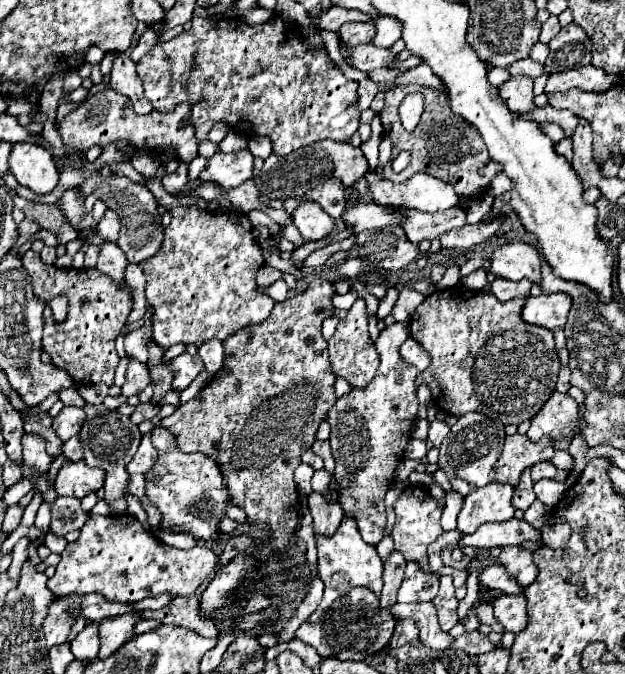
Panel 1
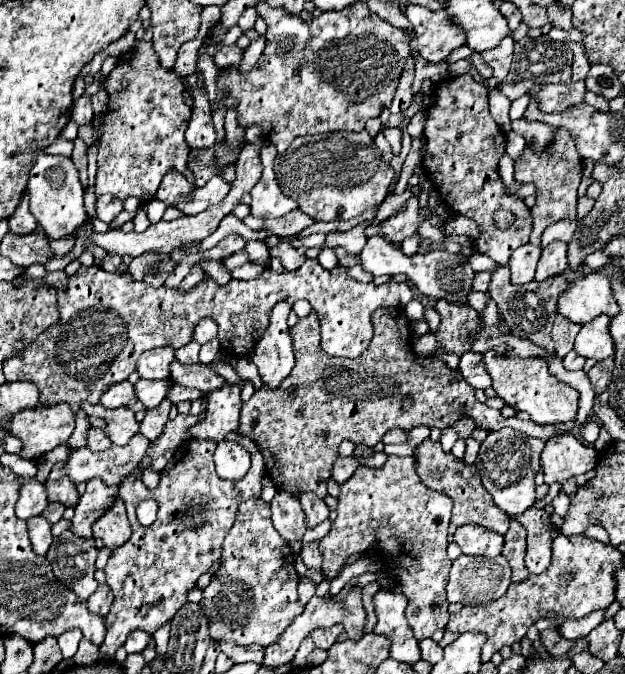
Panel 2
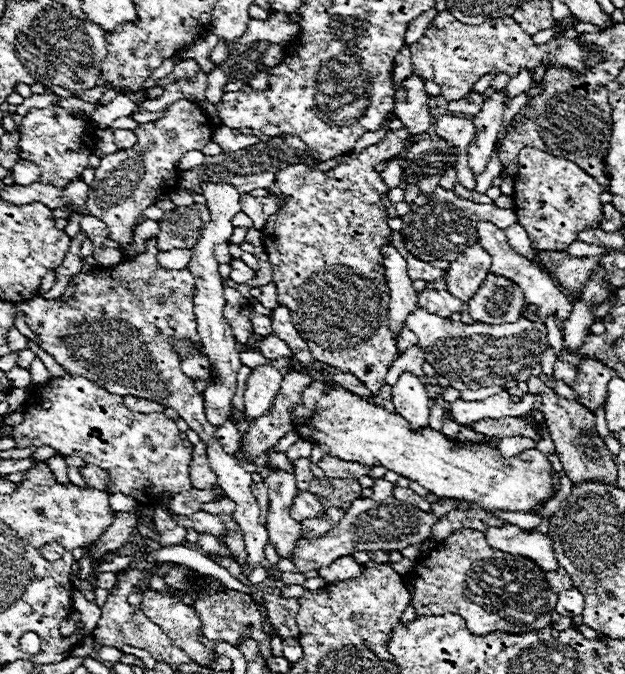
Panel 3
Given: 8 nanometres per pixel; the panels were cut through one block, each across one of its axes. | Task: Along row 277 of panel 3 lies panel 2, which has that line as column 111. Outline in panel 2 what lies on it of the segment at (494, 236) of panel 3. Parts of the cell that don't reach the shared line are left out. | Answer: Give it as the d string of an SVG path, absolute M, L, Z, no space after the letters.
M116 498L116 504L112 504L110 510L106 510L106 514L100 516L92 528L94 528L94 538L100 538L110 550L122 546L132 534L124 502Z

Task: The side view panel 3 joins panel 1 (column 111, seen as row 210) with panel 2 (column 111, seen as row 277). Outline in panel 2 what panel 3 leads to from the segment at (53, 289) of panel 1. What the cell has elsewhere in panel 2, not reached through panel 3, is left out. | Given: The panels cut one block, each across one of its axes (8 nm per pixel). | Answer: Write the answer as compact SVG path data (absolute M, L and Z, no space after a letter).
M316 258L306 260L298 270L276 274L270 268L256 278L256 280L230 280L228 284L220 286L212 278L202 280L188 292L178 292L176 288L152 288L146 282L134 280L128 272L106 272L102 268L86 268L82 266L76 274L66 276L64 270L48 272L42 282L52 286L58 294L58 308L60 308L60 322L52 324L44 330L34 342L30 342L24 350L16 352L8 360L4 360L4 376L6 382L28 380L38 386L40 402L46 406L66 402L70 406L88 400L96 404L108 386L126 380L134 368L136 360L142 352L158 348L158 346L172 346L182 348L192 340L194 328L200 318L210 316L218 324L218 340L220 347L233 356L246 356L252 352L254 344L260 340L262 332L268 326L268 314L278 300L308 300L318 314L321 326L321 347L331 356L344 358L358 358L372 340L372 312L380 306L406 306L412 300L412 290L408 284L402 282L386 282L382 286L374 284L360 284L348 278L340 268L324 270Z

